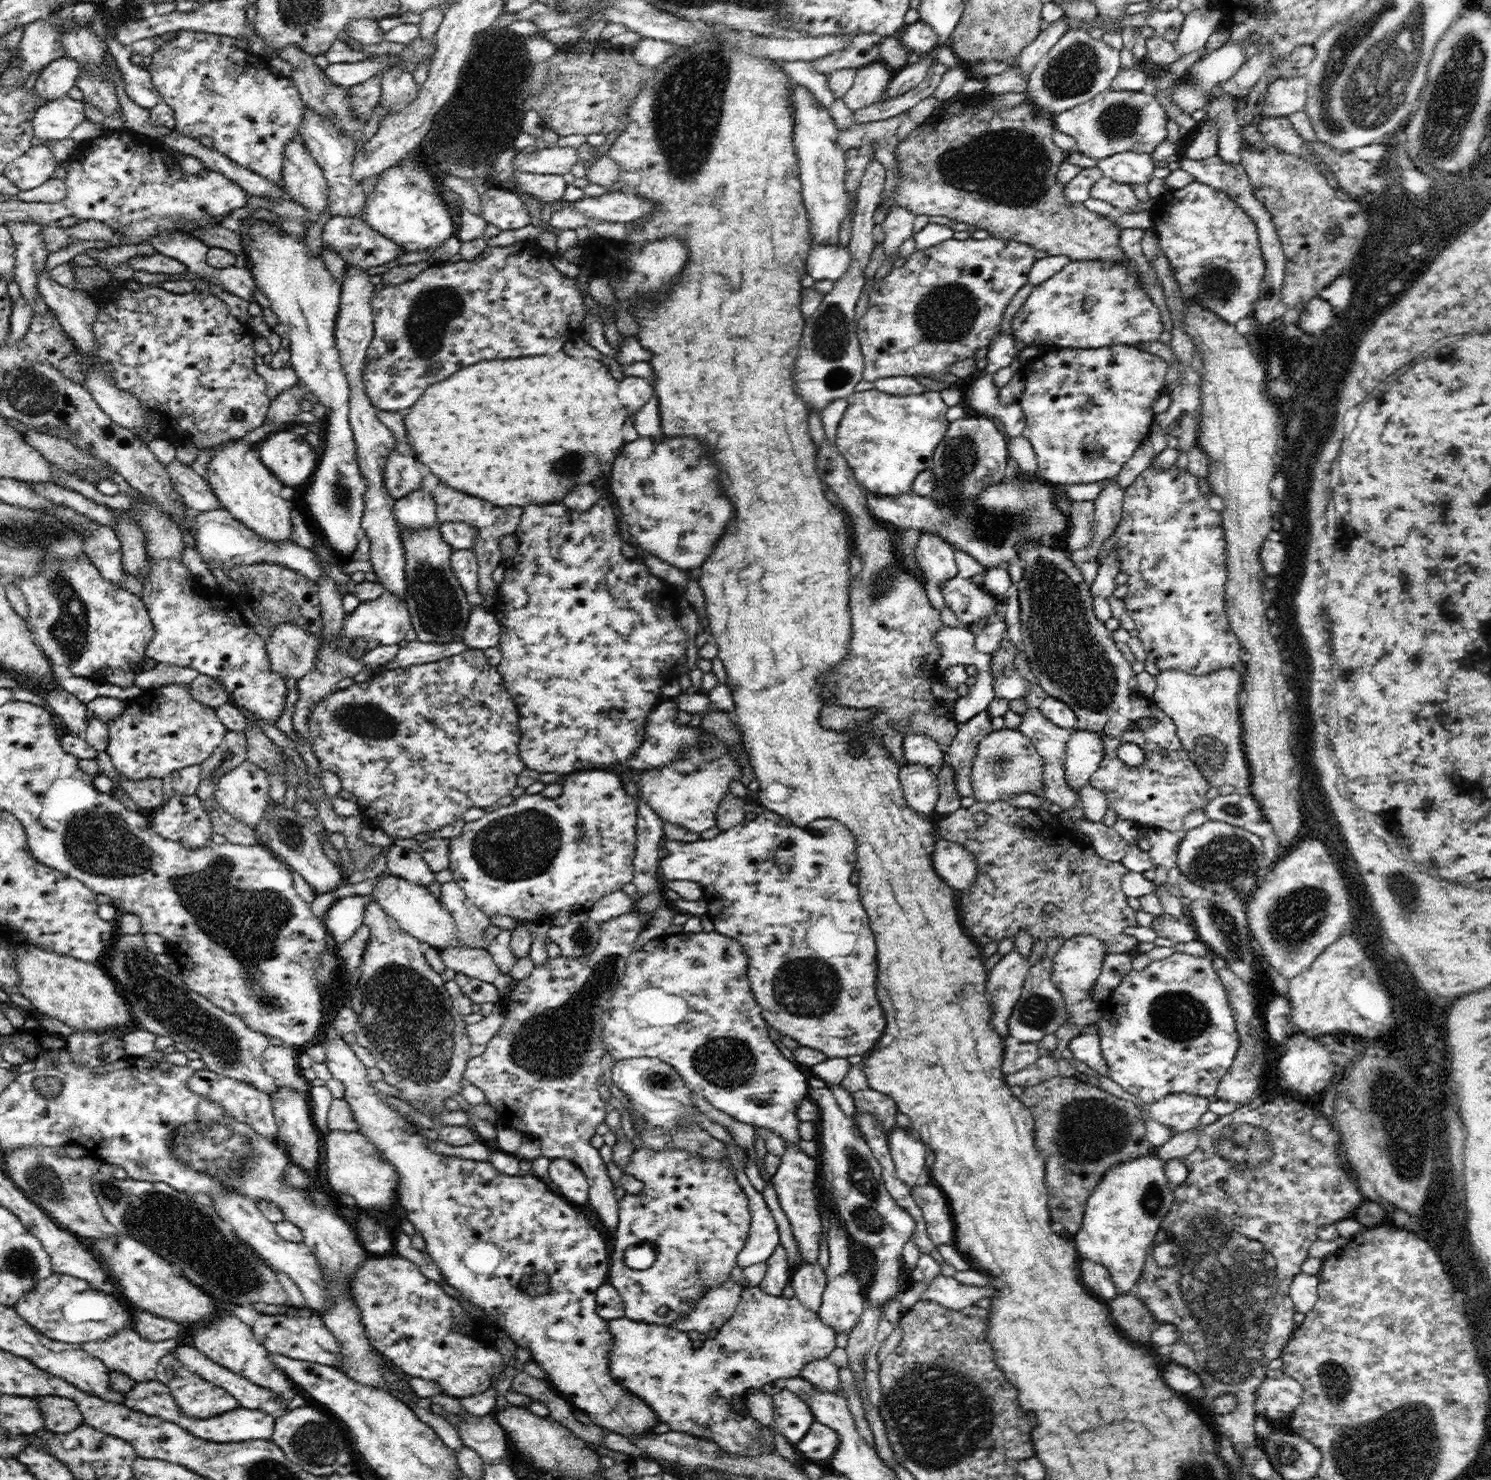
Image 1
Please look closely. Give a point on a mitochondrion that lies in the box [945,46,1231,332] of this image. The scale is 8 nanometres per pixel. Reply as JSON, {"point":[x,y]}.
{"point":[1121,119]}

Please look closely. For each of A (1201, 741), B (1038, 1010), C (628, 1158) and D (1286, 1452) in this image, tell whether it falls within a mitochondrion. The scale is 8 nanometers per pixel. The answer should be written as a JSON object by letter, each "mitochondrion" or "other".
{"A":"mitochondrion","B":"mitochondrion","C":"other","D":"mitochondrion"}

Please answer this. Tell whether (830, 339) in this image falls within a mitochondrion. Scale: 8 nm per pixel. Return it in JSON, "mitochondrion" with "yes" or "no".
{"mitochondrion":"yes"}

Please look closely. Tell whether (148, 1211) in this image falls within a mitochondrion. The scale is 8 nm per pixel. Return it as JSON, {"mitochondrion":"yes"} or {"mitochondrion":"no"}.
{"mitochondrion":"yes"}

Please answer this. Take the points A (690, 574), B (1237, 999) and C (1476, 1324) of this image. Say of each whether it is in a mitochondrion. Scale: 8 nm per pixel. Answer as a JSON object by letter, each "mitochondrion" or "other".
{"A":"other","B":"other","C":"other"}

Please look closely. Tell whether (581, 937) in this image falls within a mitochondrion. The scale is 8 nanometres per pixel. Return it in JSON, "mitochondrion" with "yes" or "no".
{"mitochondrion":"yes"}

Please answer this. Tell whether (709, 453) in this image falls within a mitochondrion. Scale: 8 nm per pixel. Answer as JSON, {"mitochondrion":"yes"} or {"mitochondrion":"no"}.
{"mitochondrion":"no"}

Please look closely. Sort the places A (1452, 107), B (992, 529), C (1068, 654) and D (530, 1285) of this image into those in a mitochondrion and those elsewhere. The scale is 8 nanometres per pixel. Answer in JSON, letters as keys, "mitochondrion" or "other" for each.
{"A":"mitochondrion","B":"mitochondrion","C":"mitochondrion","D":"mitochondrion"}

